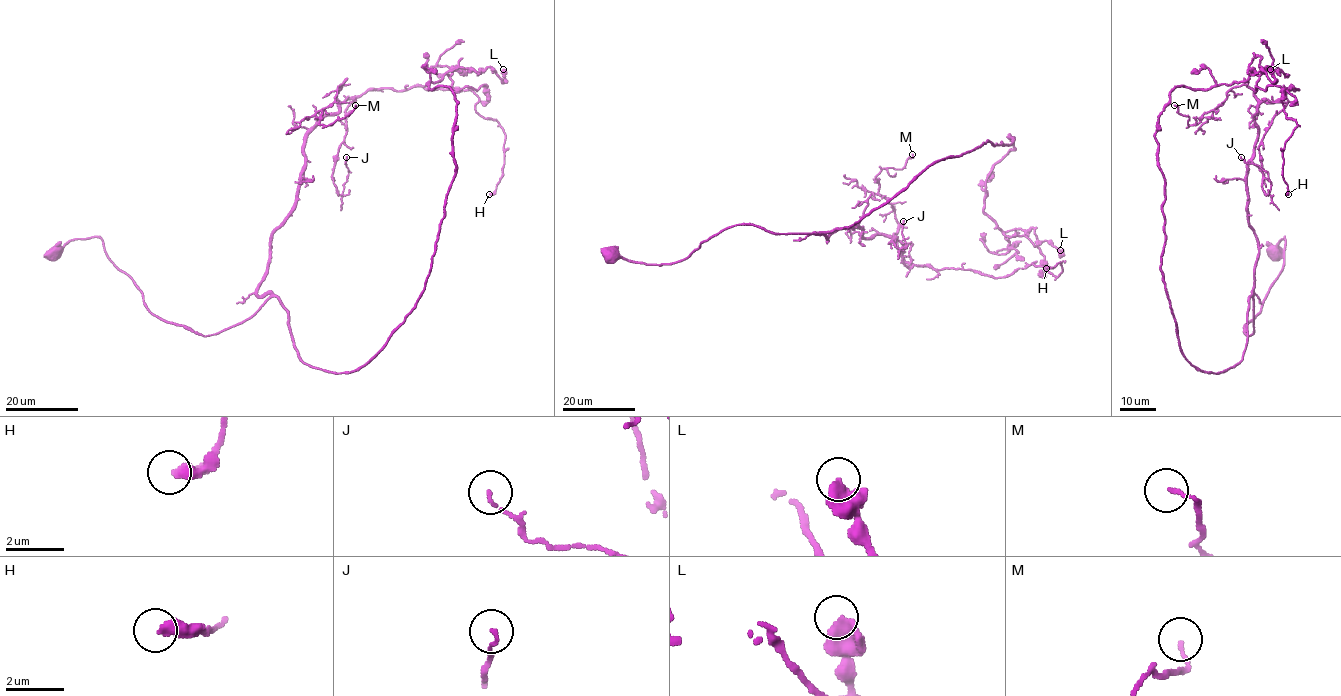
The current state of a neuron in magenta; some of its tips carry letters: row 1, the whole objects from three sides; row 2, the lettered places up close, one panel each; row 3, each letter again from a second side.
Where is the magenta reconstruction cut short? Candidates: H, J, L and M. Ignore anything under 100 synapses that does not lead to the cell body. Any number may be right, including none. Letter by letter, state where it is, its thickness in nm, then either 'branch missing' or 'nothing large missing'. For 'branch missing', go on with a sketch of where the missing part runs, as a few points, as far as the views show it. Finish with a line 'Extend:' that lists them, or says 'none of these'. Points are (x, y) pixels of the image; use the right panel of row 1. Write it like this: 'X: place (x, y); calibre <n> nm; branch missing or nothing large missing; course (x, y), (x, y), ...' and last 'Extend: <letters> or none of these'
H: place (1288, 194); calibre 400 nm; nothing large missing
J: place (1241, 157); calibre 100 nm; nothing large missing
L: place (1270, 69); calibre 550 nm; nothing large missing
M: place (1174, 105); calibre 100 nm; nothing large missing
Extend: none of these

